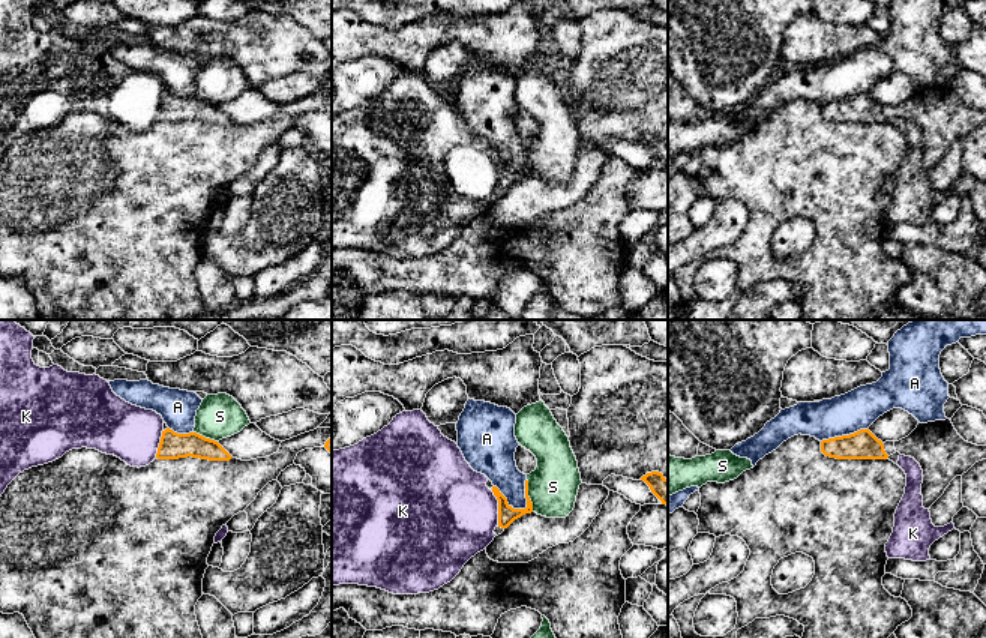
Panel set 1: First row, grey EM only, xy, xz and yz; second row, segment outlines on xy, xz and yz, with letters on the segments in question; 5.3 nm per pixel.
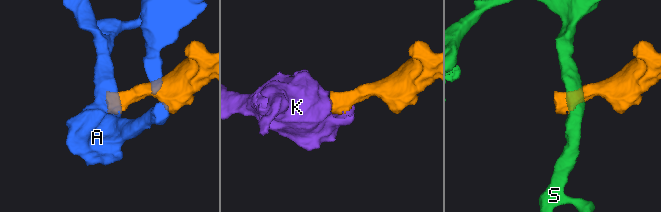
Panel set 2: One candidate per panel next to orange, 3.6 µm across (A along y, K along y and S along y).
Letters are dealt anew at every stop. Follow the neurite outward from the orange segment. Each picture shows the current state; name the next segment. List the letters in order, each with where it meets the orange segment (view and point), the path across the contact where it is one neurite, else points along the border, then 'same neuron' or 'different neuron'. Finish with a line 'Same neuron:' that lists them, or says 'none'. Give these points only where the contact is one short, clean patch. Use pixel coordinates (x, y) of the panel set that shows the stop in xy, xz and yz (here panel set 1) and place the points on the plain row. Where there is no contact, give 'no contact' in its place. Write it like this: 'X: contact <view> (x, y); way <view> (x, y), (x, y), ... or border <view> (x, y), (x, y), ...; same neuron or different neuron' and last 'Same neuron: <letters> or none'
A: contact xz (508, 167); border xz (494, 149), (514, 171), (527, 170); different neuron
K: contact xz (499, 171); way xz (506, 177), (499, 171), (452, 176); same neuron
S: contact xz (527, 159); border xz (527, 143), (527, 159), (533, 174); different neuron
Same neuron: K

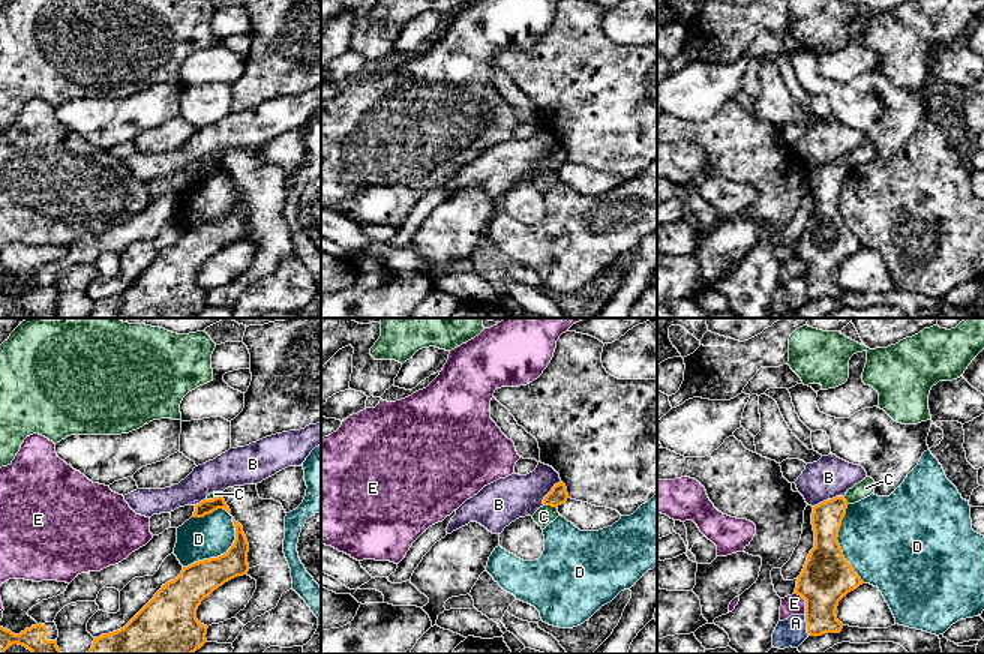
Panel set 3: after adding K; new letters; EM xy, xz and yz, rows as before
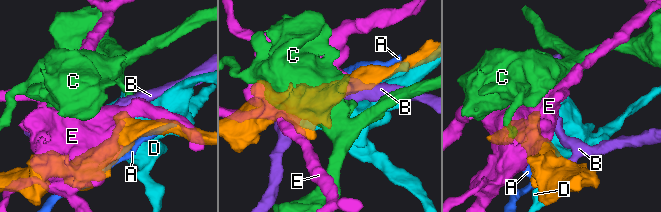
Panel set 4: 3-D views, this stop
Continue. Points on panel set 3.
A: contact yz (807, 290); different neuron
B: contact yz (828, 164); different neuron
C: contact xz (551, 168); border xz (545, 168), (555, 171); different neuron
D: contact yz (837, 207); different neuron
E: contact yz (806, 267); different neuron
Same neuron: none

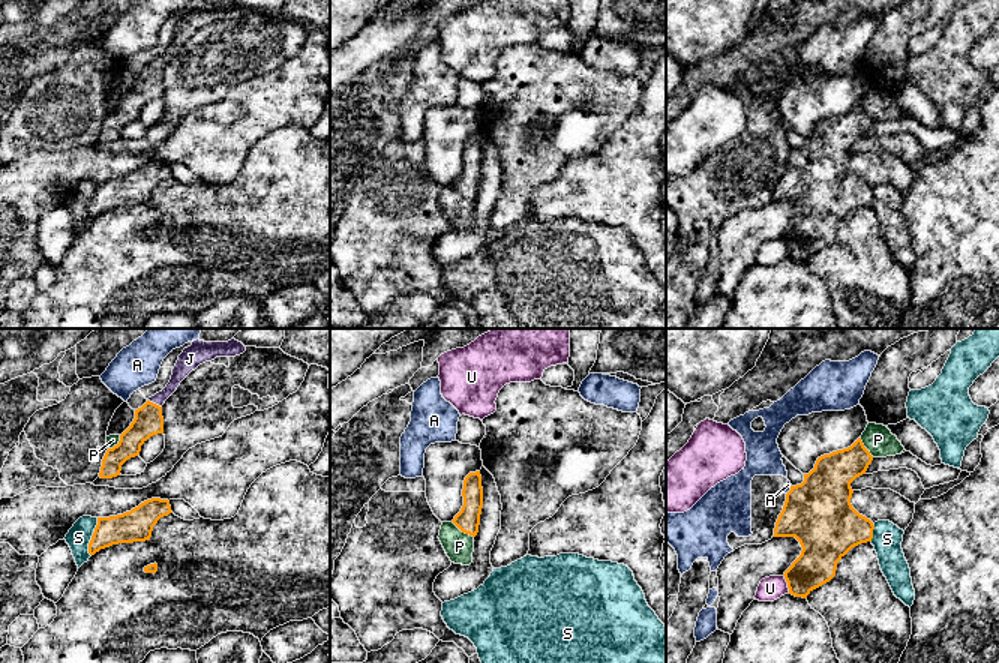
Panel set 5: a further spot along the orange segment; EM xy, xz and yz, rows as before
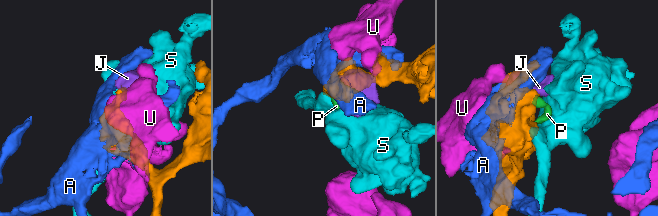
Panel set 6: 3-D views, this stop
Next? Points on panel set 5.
A: contact yz (791, 153); different neuron
J: contact xy (155, 68); way xy (149, 84), (155, 68), (171, 51), (183, 32); same neuron
P: contact xz (462, 195); border xz (452, 185), (473, 201); different neuron
S: contact xy (92, 201); border xy (98, 182), (89, 207), (90, 219); different neuron
U: contact yz (788, 248); border yz (783, 239), (789, 255); different neuron
Same neuron: J

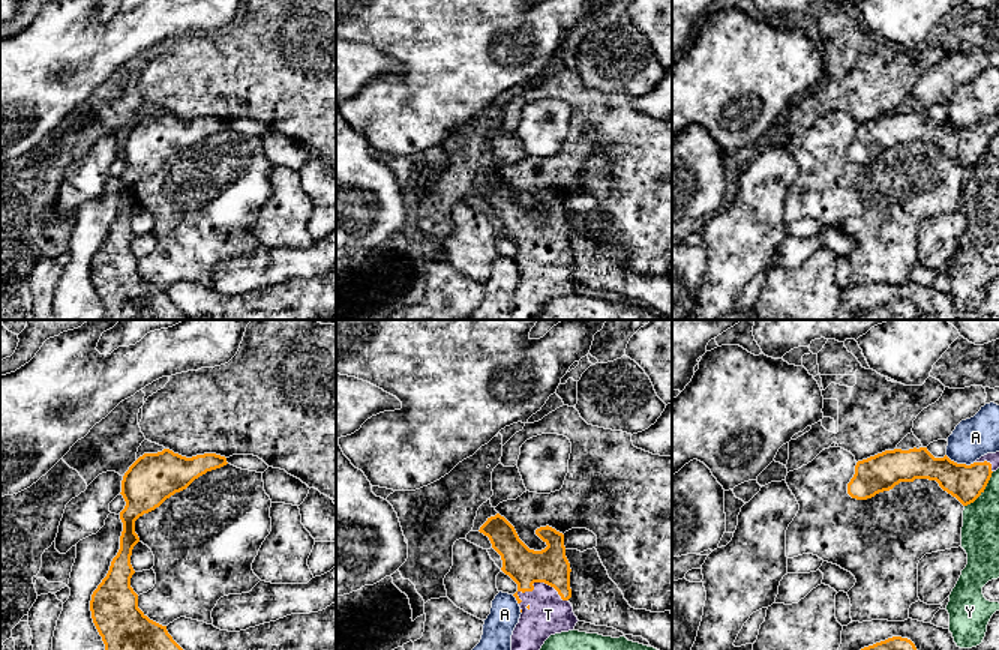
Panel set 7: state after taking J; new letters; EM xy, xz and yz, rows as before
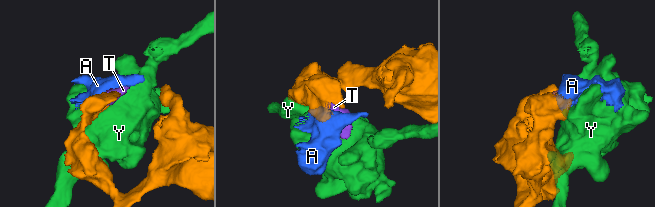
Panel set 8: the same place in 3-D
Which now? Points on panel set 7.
A: contact yz (960, 128); border yz (945, 119), (957, 126), (975, 126); different neuron
T: contact xz (540, 245); same neuron
Y: contact yz (983, 155); border yz (993, 135), (986, 152), (965, 170); different neuron
Same neuron: T

